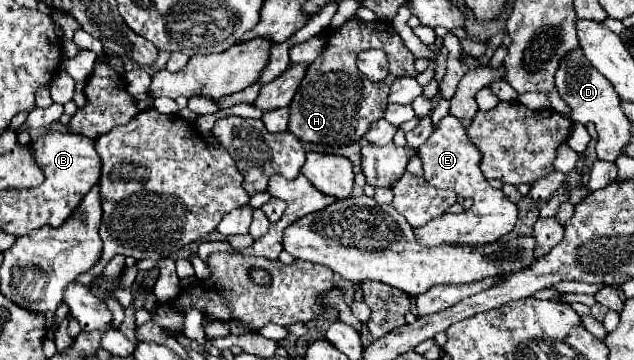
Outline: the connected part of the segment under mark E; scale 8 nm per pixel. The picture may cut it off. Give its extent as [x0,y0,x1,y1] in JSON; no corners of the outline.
[416,114,516,246]

